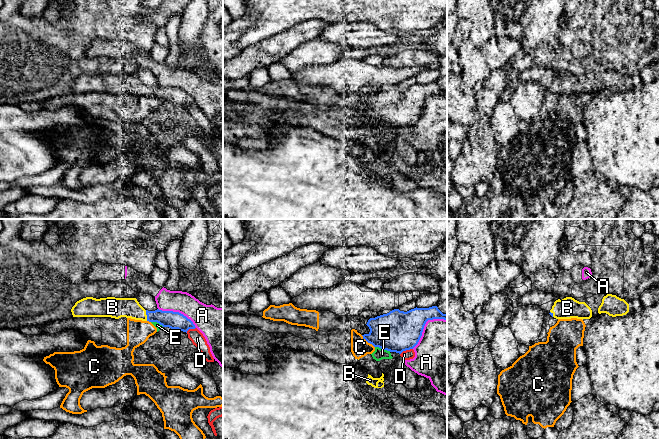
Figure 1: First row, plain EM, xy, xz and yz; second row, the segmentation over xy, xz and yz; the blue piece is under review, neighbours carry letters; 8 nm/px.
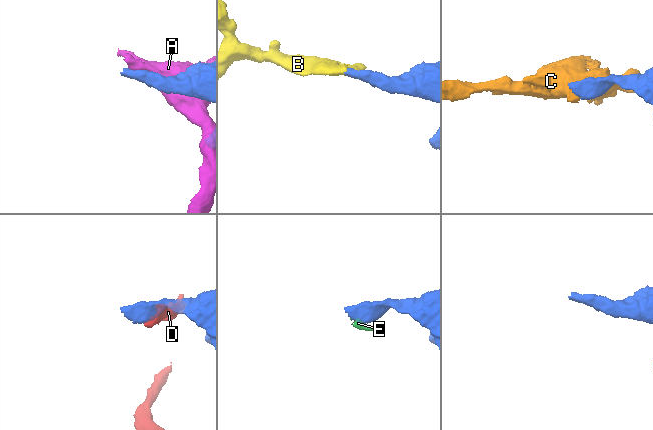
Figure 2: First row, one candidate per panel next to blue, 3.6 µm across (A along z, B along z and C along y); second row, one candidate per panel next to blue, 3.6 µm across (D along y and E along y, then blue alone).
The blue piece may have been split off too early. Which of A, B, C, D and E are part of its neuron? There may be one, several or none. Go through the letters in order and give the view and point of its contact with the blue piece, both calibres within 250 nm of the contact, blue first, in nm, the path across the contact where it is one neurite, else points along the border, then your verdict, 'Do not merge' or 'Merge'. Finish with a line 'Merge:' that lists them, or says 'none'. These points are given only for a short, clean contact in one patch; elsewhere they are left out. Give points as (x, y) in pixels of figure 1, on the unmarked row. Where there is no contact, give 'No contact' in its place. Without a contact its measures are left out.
A: Touches blue at xz (424, 101). Thickness 340 nm (blue) against 440 nm. Do not merge
B: Touches blue at xy (146, 90). Thickness 140 nm (blue) against 160 nm. Merge
C: Touches blue at xz (368, 118). Thickness 340 nm (blue) against 150 nm. Boundary: xz (361, 111), (374, 123). Do not merge
D: Touches blue at xz (406, 125). Thickness 340 nm (blue) against 80 nm. Do not merge
E: Touches blue at xz (383, 124). Thickness 340 nm (blue) against 90 nm. Boundary: xz (375, 122), (390, 127). Do not merge
Merge: B

